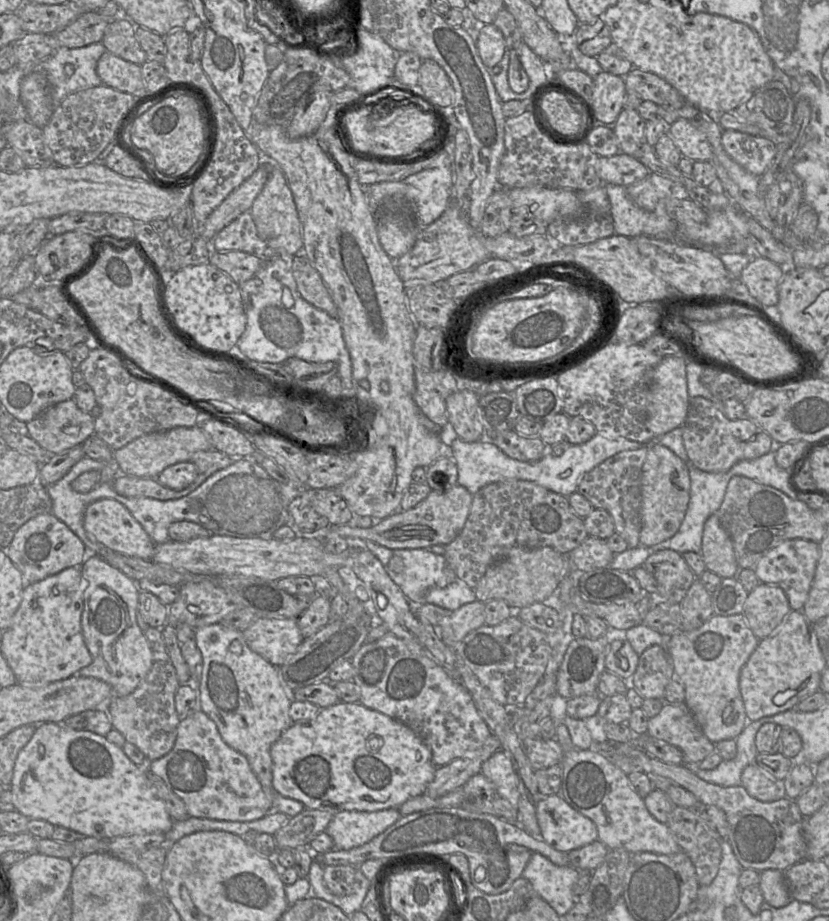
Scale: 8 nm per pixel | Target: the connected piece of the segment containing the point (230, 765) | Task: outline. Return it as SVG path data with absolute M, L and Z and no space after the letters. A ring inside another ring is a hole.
M200 709L194 710L180 721L172 750L164 757L150 762L149 771L161 778L184 802L190 817L218 821L250 822L274 811L272 801L263 791L247 758L224 742L216 724Z

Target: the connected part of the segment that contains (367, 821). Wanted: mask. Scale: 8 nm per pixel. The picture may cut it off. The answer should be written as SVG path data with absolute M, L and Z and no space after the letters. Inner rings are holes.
M397 808L373 812L338 811L332 814L324 832L333 839L334 849L339 850L349 850L368 843L402 816Z

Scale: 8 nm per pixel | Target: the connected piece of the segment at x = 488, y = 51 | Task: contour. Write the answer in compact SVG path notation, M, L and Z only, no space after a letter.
M493 23L479 26L475 43L479 56L488 69L500 63L506 45L502 32Z

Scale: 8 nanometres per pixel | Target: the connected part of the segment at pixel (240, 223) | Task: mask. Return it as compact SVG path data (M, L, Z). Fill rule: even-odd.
M247 211L219 231L211 240L212 251L242 251L263 261L277 254L259 237L251 214Z

